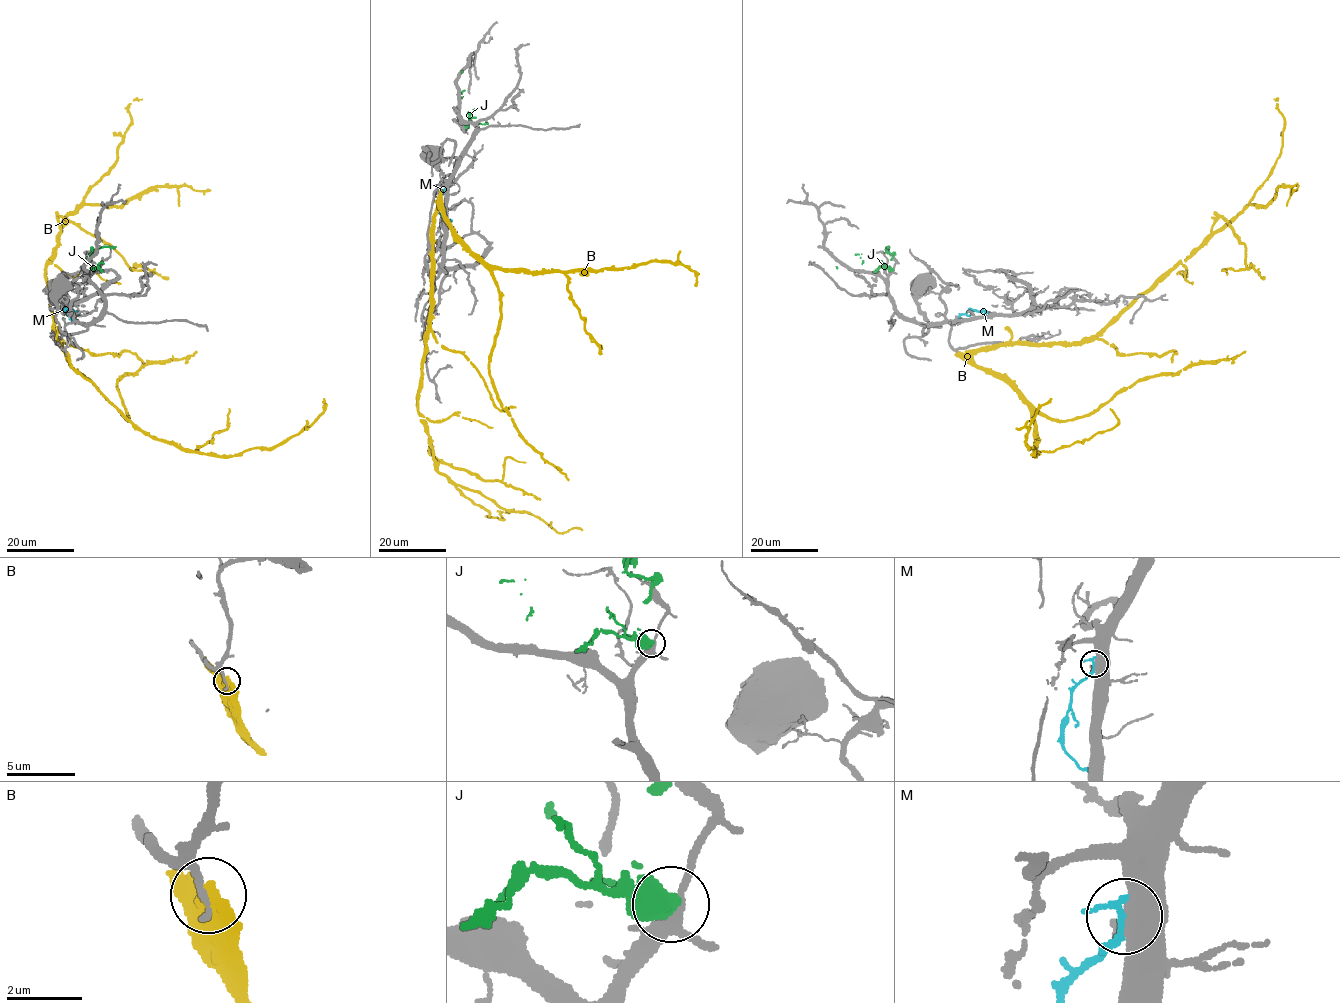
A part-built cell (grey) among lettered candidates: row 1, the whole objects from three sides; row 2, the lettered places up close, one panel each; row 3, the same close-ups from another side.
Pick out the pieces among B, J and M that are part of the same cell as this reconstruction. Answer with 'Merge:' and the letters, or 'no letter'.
Merge: no letter

